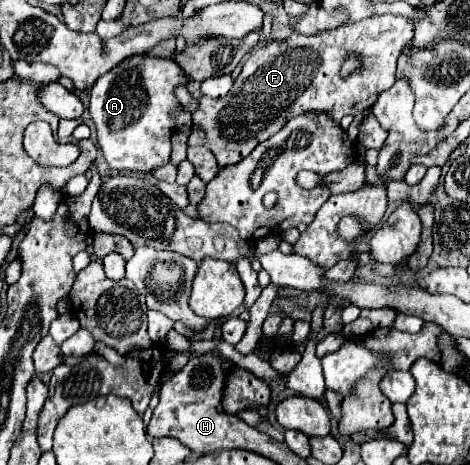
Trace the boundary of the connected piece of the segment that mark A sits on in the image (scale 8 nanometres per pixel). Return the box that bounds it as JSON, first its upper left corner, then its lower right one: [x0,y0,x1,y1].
[90,55,188,169]

